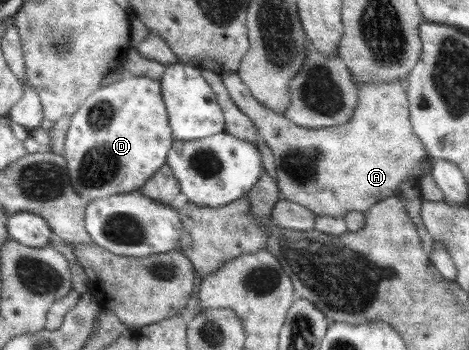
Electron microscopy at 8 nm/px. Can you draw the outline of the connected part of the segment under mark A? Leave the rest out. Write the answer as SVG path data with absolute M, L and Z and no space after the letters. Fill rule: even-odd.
M236 72L224 73L222 80L232 101L252 121L264 143L272 150L277 187L284 200L300 204L318 215L343 218L348 212L368 211L369 207L380 200L394 196L396 188L409 175L414 179L421 179L425 175L422 172L422 162L429 157L424 144L411 127L409 101L400 81L376 83L375 86L359 85L356 111L348 123L338 127L312 129L299 127L285 116L264 107L252 97Z

